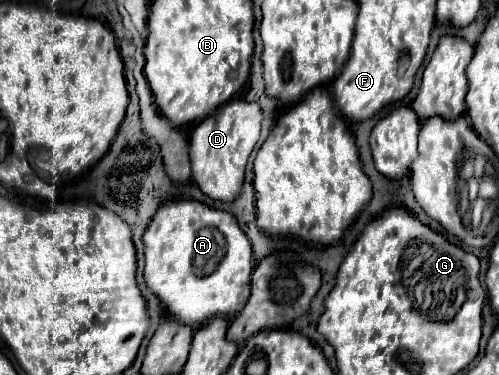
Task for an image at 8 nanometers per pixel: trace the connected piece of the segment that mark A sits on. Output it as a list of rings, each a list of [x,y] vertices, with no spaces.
[[[193,200],[165,202],[155,212],[149,228],[145,230],[143,242],[145,242],[145,268],[143,268],[145,284],[159,298],[165,312],[179,320],[181,324],[201,328],[201,324],[207,324],[215,316],[235,318],[247,304],[251,274],[255,266],[251,256],[251,242],[247,240],[237,220],[229,212],[219,212]]]

